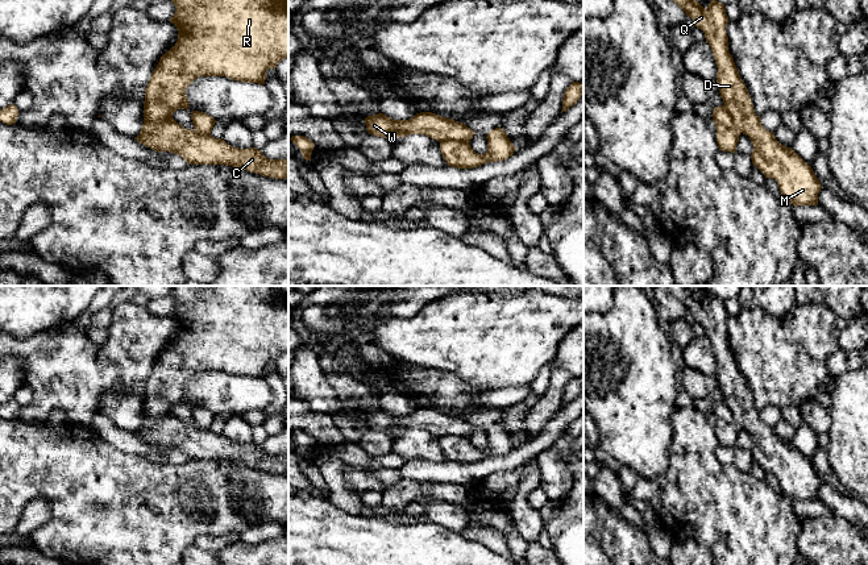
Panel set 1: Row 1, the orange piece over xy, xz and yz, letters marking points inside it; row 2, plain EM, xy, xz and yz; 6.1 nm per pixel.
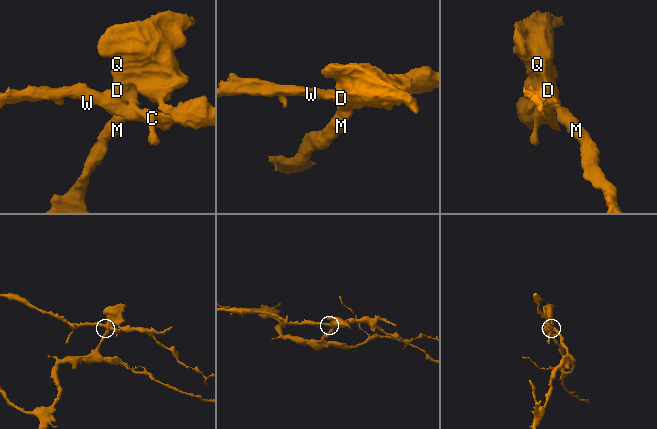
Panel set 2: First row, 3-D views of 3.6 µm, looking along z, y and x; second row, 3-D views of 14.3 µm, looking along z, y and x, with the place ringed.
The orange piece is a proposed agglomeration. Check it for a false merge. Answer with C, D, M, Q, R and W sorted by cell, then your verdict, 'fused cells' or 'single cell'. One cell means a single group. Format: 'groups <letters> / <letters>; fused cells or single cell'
groups C W / D M Q R; fused cells

